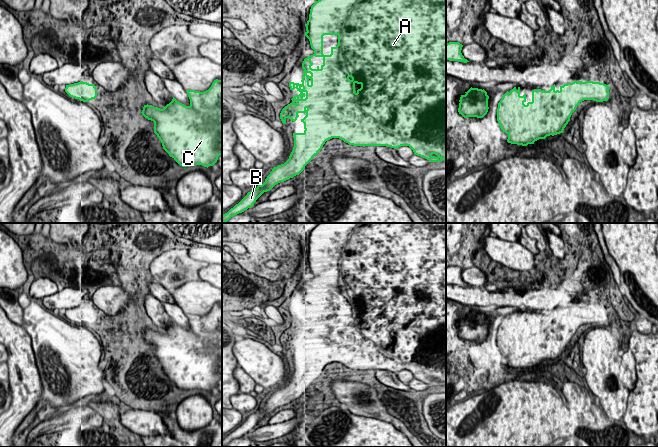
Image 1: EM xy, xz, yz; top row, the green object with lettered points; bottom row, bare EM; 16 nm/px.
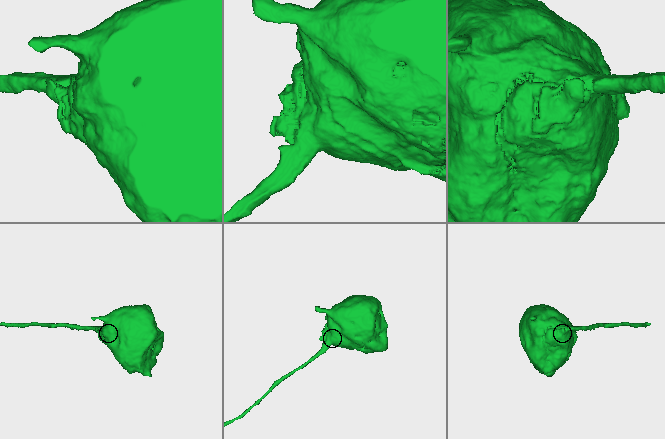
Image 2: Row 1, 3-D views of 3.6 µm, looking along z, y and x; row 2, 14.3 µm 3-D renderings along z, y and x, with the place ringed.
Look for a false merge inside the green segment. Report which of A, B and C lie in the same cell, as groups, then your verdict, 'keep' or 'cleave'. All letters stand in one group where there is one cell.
groups A B C; keep

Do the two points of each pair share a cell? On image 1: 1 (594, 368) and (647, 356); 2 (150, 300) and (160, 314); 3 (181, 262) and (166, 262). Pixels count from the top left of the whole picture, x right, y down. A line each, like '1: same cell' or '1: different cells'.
1: different cells
2: same cell
3: same cell

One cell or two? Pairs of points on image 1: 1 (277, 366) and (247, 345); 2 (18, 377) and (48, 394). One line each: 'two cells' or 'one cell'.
1: one cell
2: two cells

